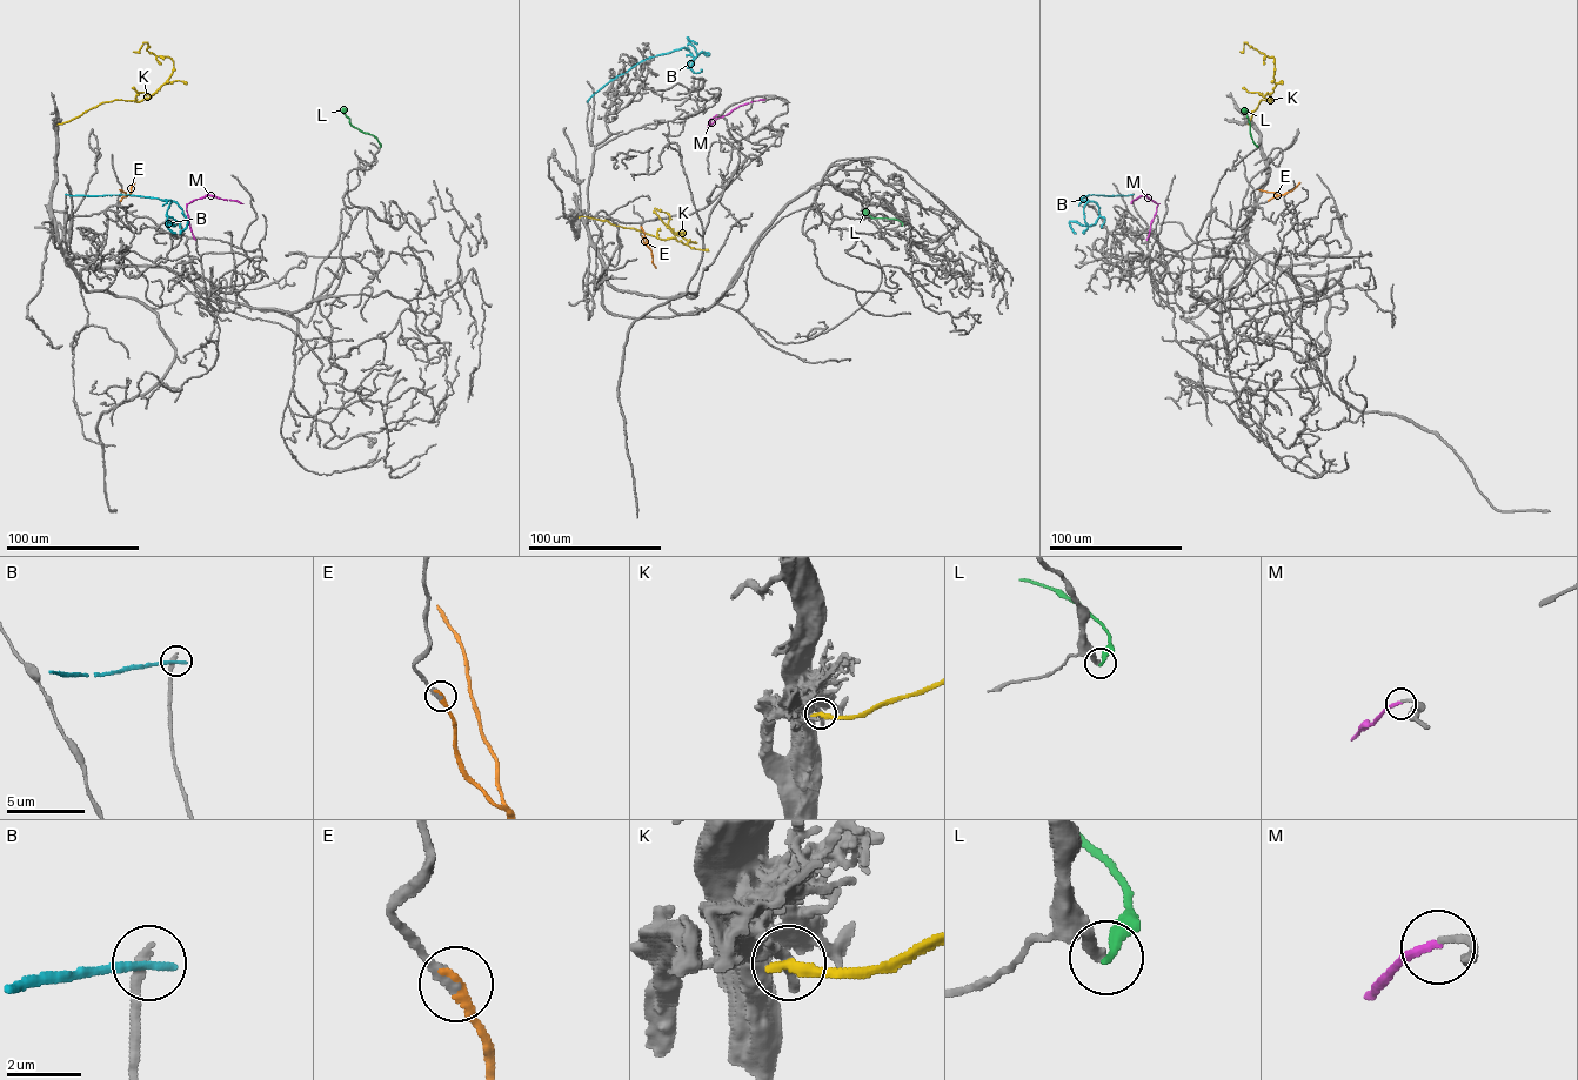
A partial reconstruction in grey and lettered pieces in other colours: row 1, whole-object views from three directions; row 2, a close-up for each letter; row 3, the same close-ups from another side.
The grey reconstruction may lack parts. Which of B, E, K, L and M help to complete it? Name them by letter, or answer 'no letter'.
E, M

